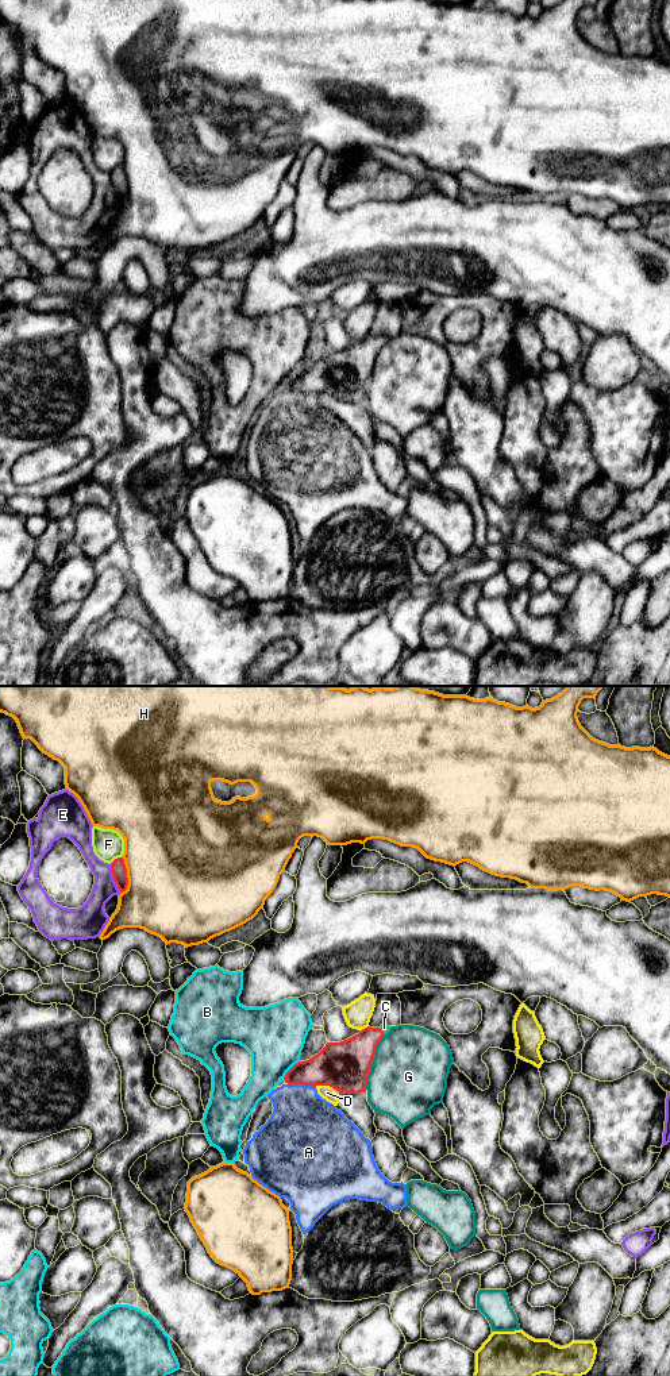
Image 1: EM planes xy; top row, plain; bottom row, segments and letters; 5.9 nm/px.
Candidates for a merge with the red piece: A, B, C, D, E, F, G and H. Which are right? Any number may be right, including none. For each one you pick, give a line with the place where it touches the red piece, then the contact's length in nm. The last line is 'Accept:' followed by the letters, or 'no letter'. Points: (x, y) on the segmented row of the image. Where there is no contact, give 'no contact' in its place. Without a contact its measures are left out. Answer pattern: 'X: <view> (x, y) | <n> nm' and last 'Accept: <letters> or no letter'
C: xy (382, 1032) | 60 nm
Accept: C

